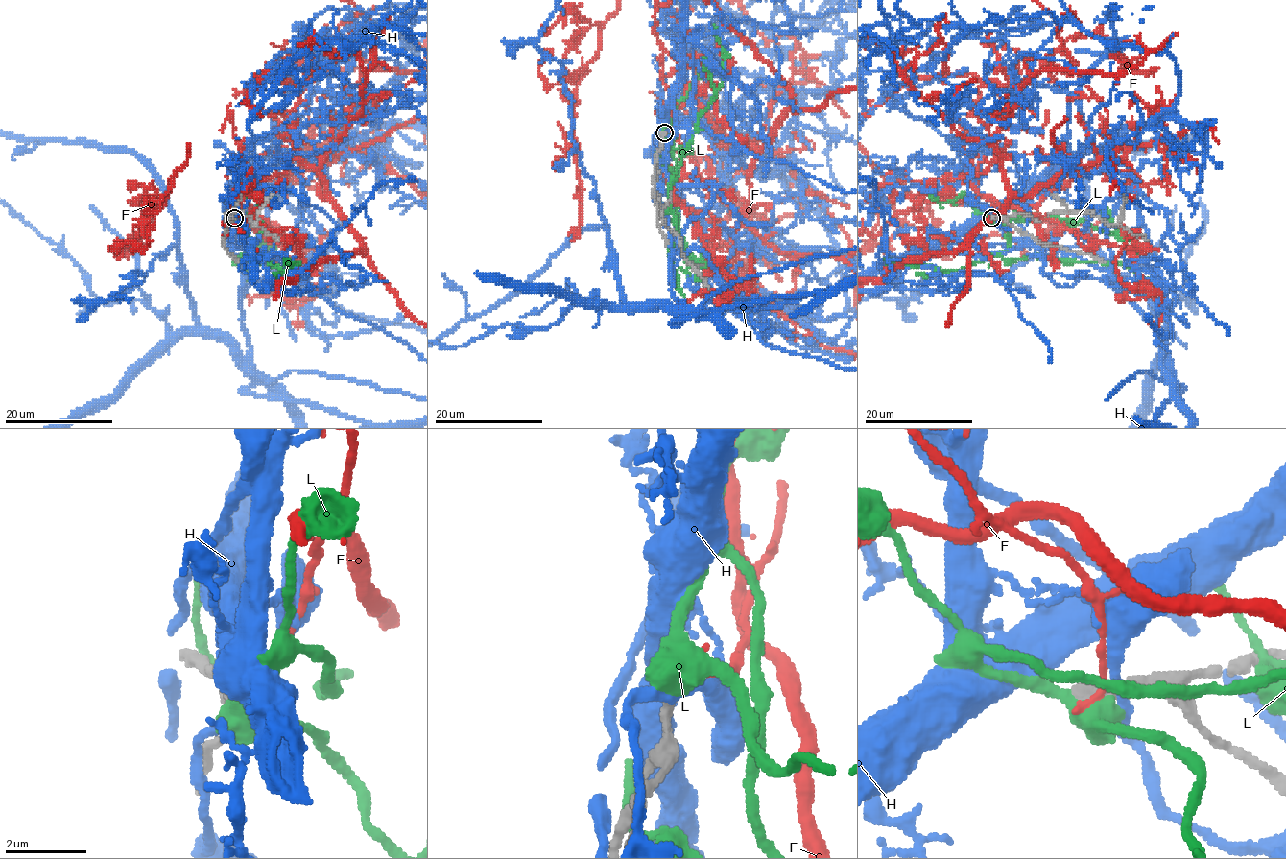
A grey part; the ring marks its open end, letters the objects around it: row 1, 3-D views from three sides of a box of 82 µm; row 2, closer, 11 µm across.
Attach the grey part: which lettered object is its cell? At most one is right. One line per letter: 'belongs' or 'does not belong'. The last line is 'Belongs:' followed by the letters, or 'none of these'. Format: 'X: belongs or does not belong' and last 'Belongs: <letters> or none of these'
F: does not belong
H: does not belong
L: does not belong
Belongs: none of these

